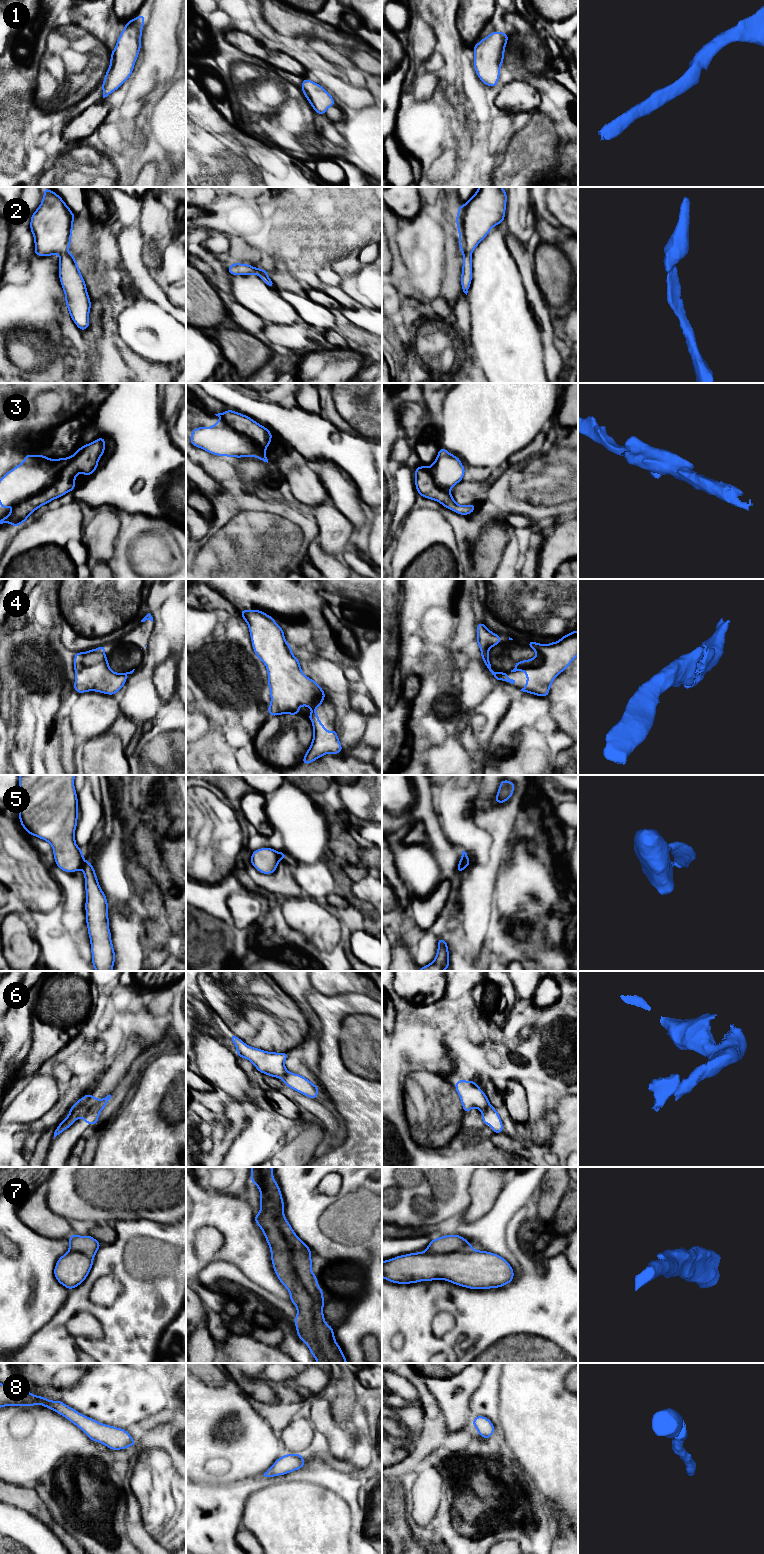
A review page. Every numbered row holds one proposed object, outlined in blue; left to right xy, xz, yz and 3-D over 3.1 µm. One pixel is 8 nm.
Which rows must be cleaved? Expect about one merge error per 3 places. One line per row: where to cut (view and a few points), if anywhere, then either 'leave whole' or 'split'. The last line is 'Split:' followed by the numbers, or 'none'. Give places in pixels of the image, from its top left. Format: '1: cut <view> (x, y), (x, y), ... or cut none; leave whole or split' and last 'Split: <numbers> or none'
1: cut none; leave whole
2: cut none; leave whole
3: cut xy (70, 457), (67, 464), (48, 486), (14, 506); split
4: cut none; leave whole
5: cut xy (84, 860), (80, 868); split
6: cut xy (99, 1100), (82, 1116); split
7: cut xz (283, 1216), (289, 1260), (313, 1302), (313, 1335), (328, 1362); split
8: cut none; leave whole
Split: 3, 5, 6, 7

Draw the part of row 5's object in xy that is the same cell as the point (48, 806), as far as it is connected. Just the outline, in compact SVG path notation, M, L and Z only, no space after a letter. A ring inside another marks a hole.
M20 775L19 820L27 833L51 844L55 864L65 872L81 869L83 851L76 845L78 799L75 775Z

